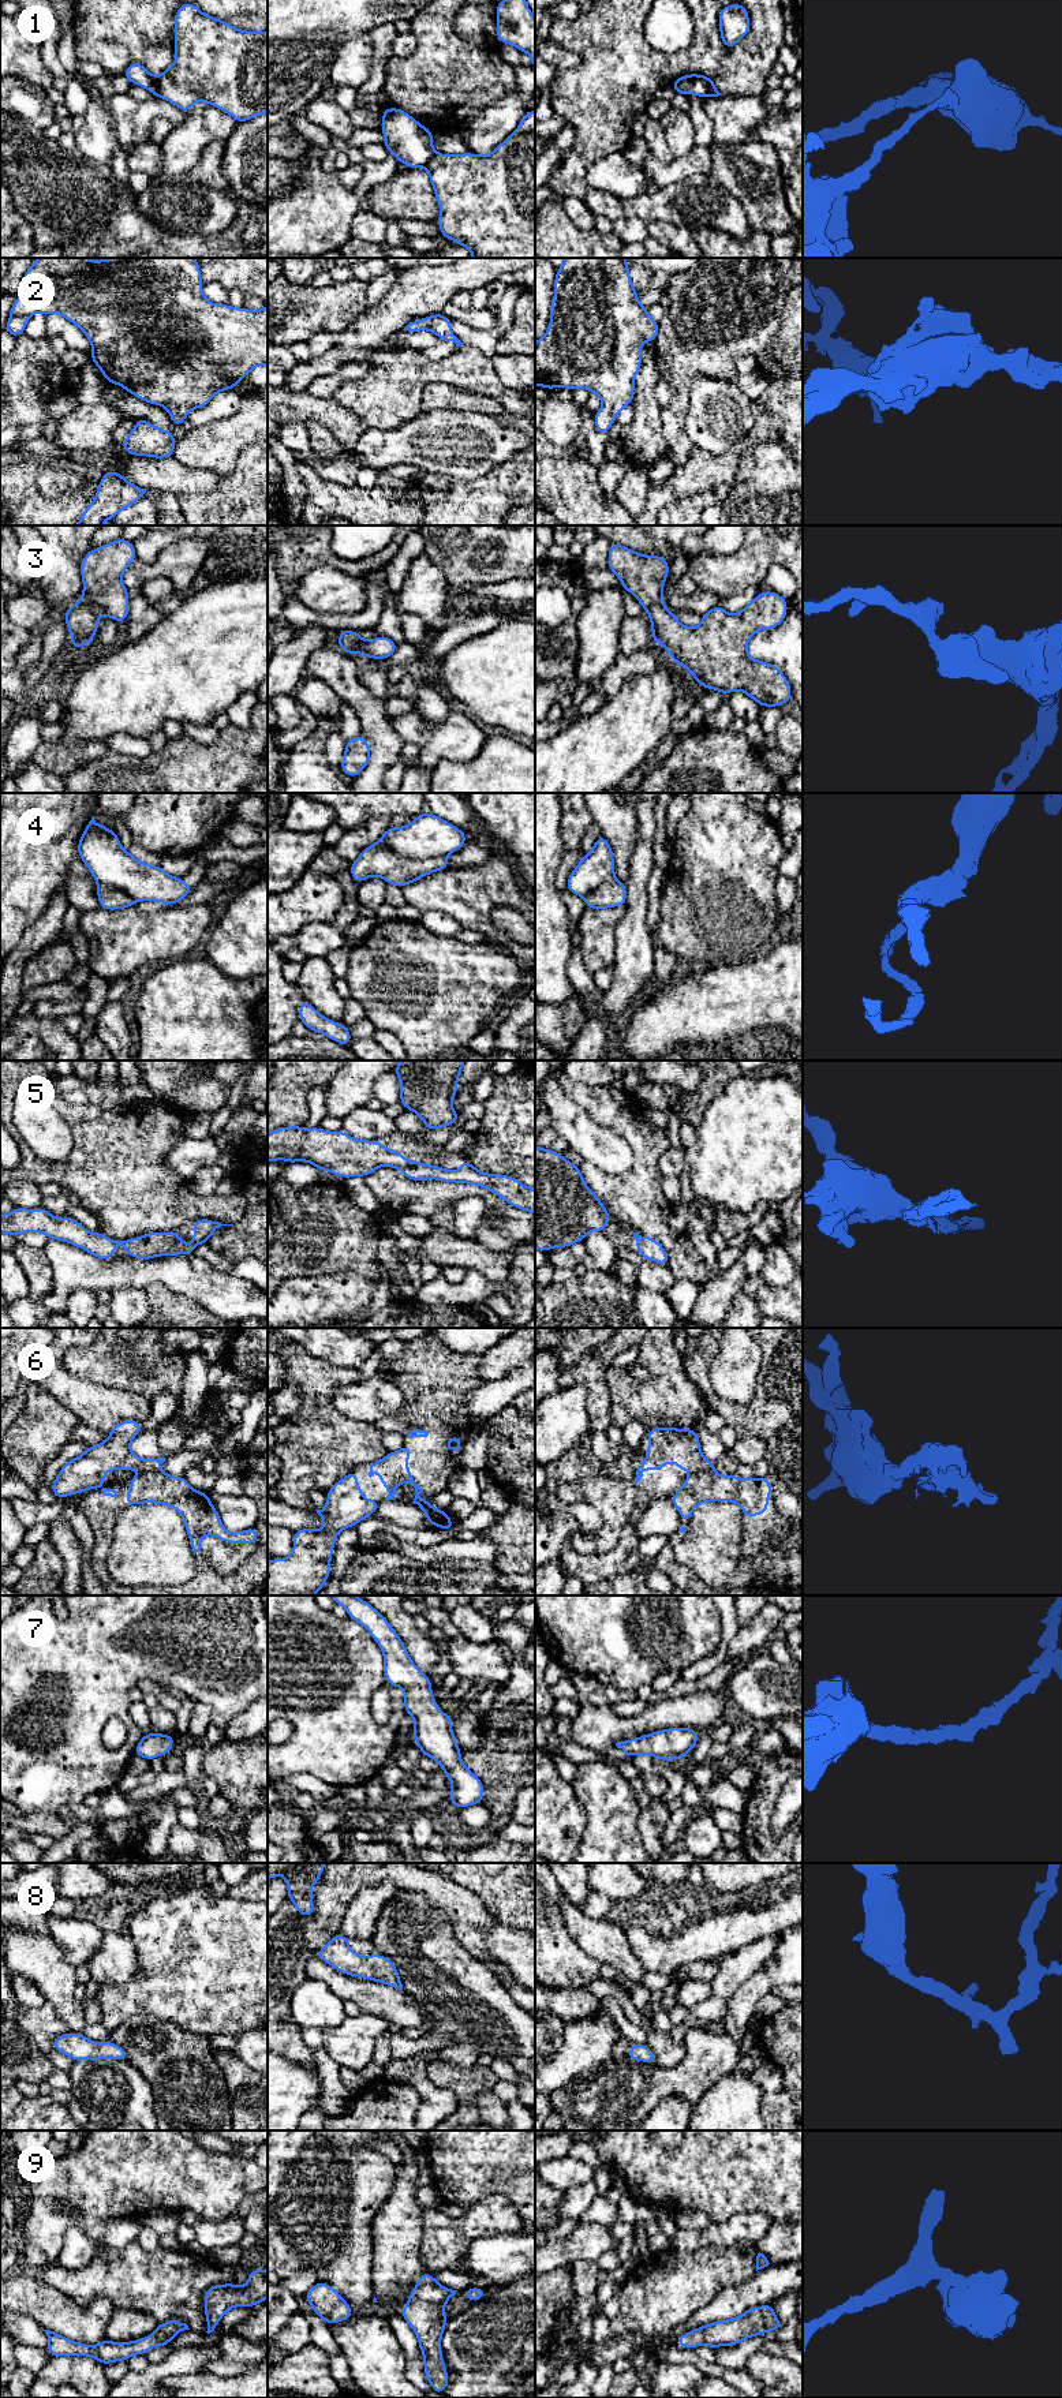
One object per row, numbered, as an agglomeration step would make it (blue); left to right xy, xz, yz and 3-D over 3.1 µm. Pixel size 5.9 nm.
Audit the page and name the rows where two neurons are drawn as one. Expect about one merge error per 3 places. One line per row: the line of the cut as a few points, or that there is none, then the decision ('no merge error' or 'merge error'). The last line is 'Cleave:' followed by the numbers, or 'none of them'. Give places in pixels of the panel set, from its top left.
1: cut in yz along (705, 77), (706, 96); merge error
2: no cut; no merge error
3: no cut; no merge error
4: cut in xz along (381, 838), (402, 856), (445, 856); merge error
5: no cut; no merge error
6: cut in xy along (146, 1470), (156, 1471); merge error
7: no cut; no merge error
8: no cut; no merge error
9: no cut; no merge error
Cleave: 1, 4, 6

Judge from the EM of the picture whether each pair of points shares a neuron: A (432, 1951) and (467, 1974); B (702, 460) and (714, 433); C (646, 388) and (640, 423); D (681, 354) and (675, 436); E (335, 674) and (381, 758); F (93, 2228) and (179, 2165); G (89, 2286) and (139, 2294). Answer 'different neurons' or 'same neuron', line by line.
A: same neuron
B: different neurons
C: same neuron
D: same neuron
E: same neuron
F: same neuron
G: same neuron

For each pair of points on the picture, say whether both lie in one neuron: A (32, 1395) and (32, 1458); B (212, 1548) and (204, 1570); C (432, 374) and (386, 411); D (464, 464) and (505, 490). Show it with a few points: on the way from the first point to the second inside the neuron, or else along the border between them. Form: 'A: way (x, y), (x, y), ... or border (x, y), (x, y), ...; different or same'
A: way (32, 1410), (32, 1443); same
B: border (205, 1560), (221, 1575), (230, 1575), (238, 1568); different
C: way (421, 376), (396, 400); same
D: border (511, 457), (479, 477), (467, 479), (452, 478); different

